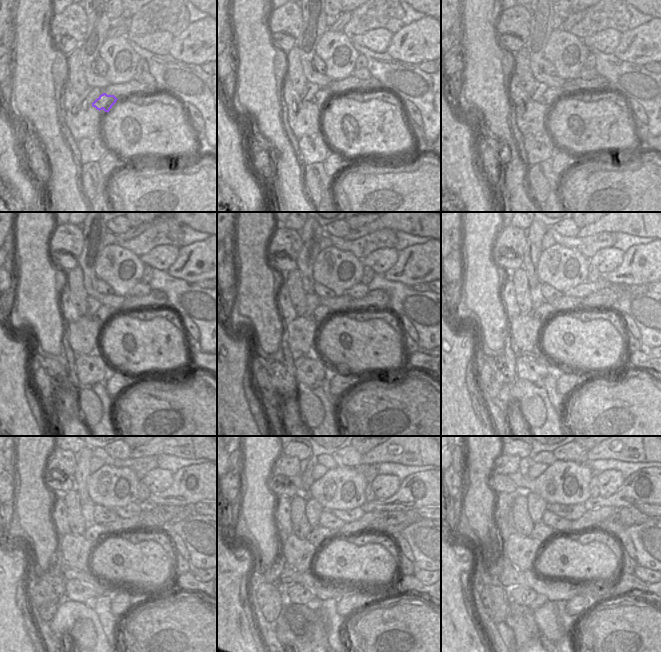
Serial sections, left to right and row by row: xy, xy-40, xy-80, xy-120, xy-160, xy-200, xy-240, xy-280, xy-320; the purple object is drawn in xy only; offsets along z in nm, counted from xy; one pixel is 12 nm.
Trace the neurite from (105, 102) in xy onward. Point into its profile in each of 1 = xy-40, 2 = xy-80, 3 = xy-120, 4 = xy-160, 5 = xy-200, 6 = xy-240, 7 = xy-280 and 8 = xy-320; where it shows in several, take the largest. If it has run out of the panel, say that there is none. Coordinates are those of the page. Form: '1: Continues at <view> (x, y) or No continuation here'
1: Continues at xy-40 (323, 98)
2: Continues at xy-80 (551, 94)
3: Continues at xy-120 (103, 316)
4: Continues at xy-160 (322, 314)
5: Continues at xy-200 (545, 310)
6: Continues at xy-240 (94, 534)
7: Continues at xy-280 (318, 534)
8: Continues at xy-320 (541, 533)

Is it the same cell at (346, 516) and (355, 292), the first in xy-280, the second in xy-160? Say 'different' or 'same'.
same

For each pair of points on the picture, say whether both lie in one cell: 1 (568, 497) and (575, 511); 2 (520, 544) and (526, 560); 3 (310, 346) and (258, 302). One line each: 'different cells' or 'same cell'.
1: different cells
2: same cell
3: different cells

